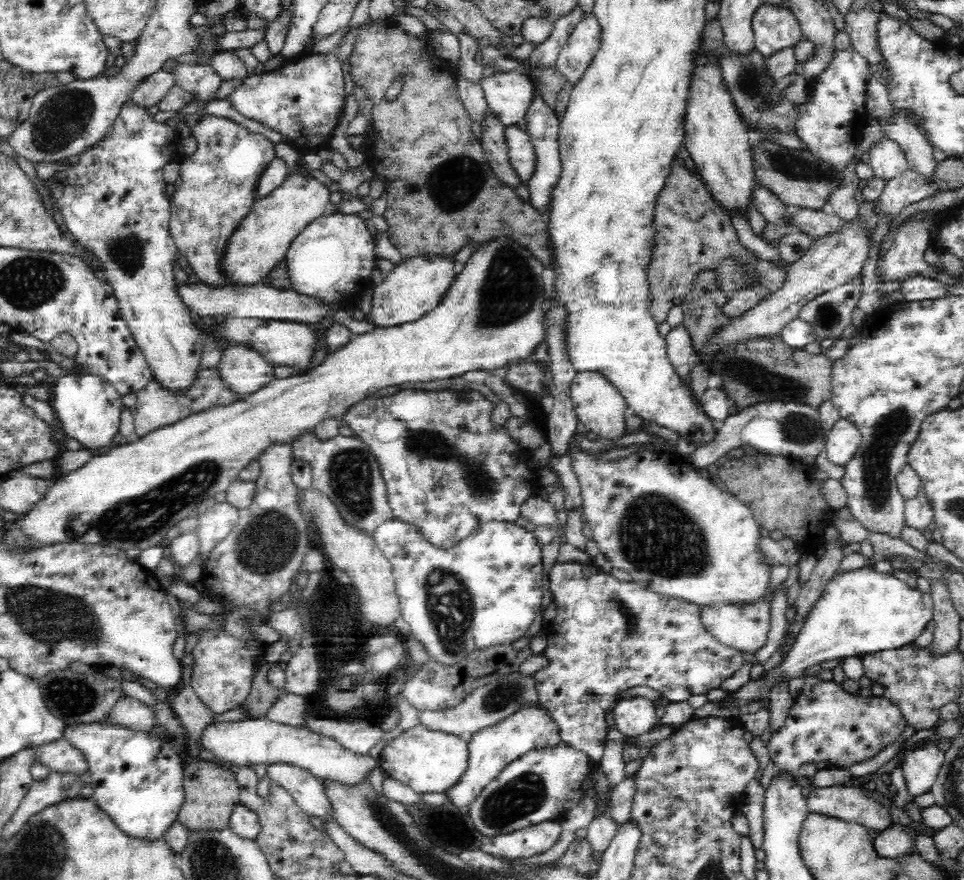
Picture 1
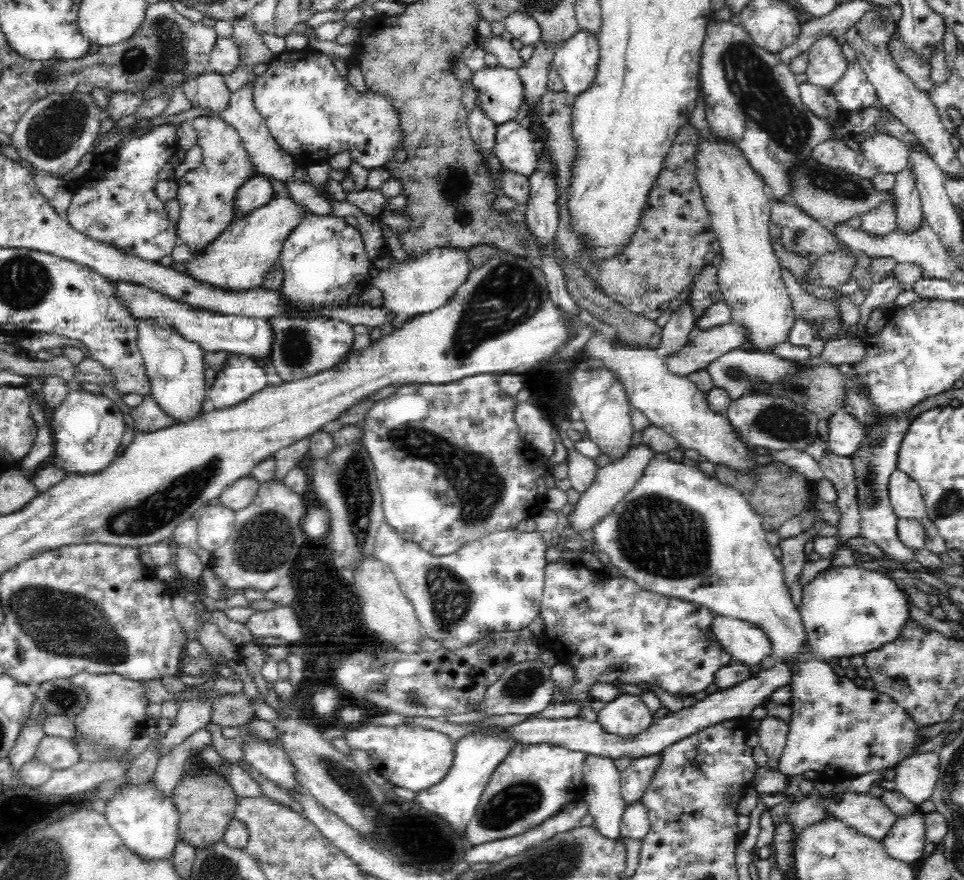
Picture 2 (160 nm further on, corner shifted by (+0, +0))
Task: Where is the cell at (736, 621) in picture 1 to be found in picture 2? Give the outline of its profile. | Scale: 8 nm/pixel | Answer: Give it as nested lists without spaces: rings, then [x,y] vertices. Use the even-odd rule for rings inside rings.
[[[715,614],[711,629],[719,644],[731,656],[731,662],[739,662],[750,668],[772,655],[771,640],[763,629],[748,621]]]

